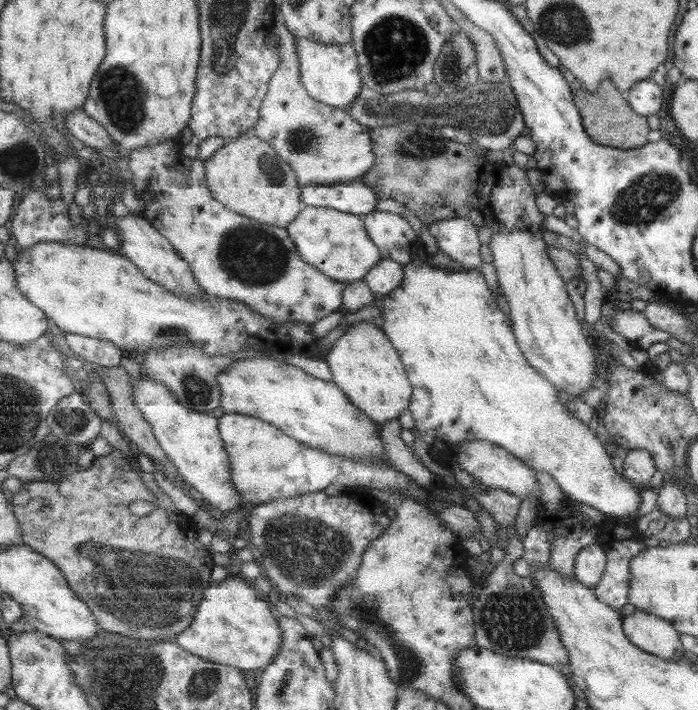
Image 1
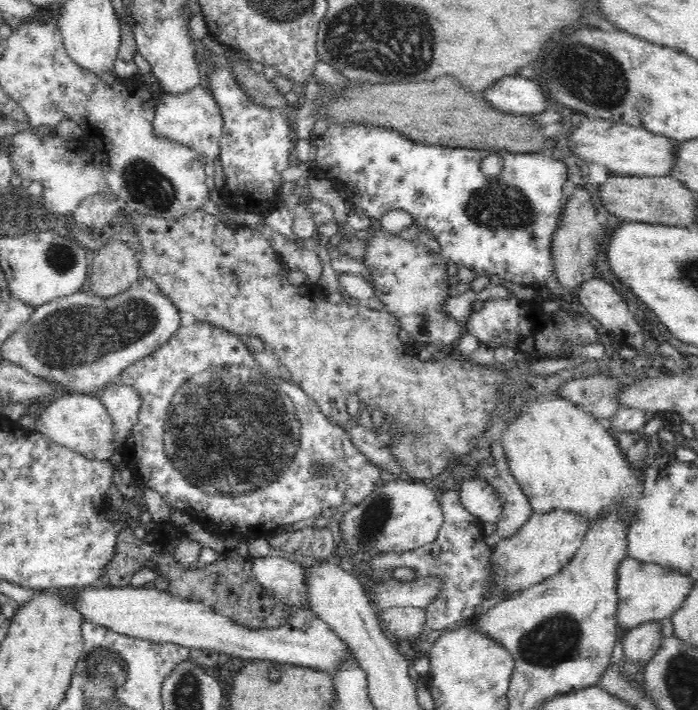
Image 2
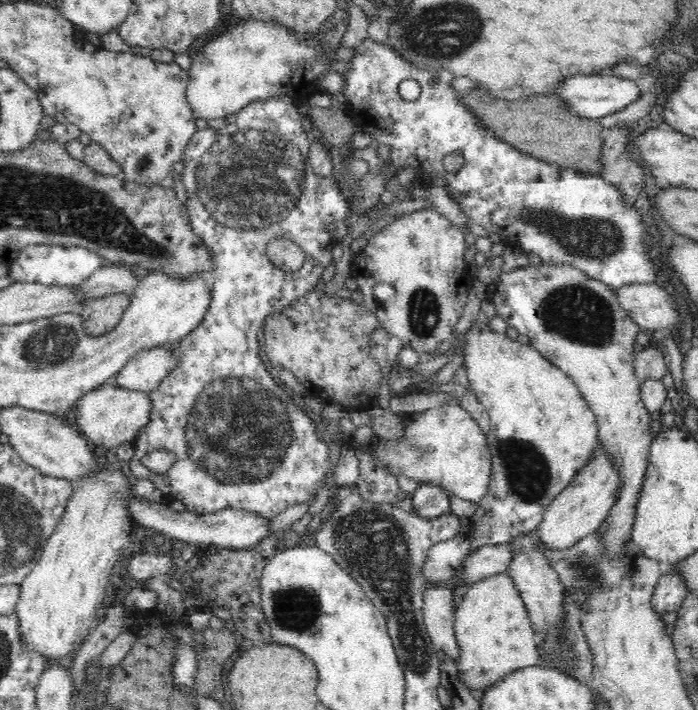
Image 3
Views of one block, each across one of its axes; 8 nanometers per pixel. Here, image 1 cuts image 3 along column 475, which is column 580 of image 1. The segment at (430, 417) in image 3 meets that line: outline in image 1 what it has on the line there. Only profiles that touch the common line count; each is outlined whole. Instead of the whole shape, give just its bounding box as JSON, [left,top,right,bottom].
[381,258,640,516]

